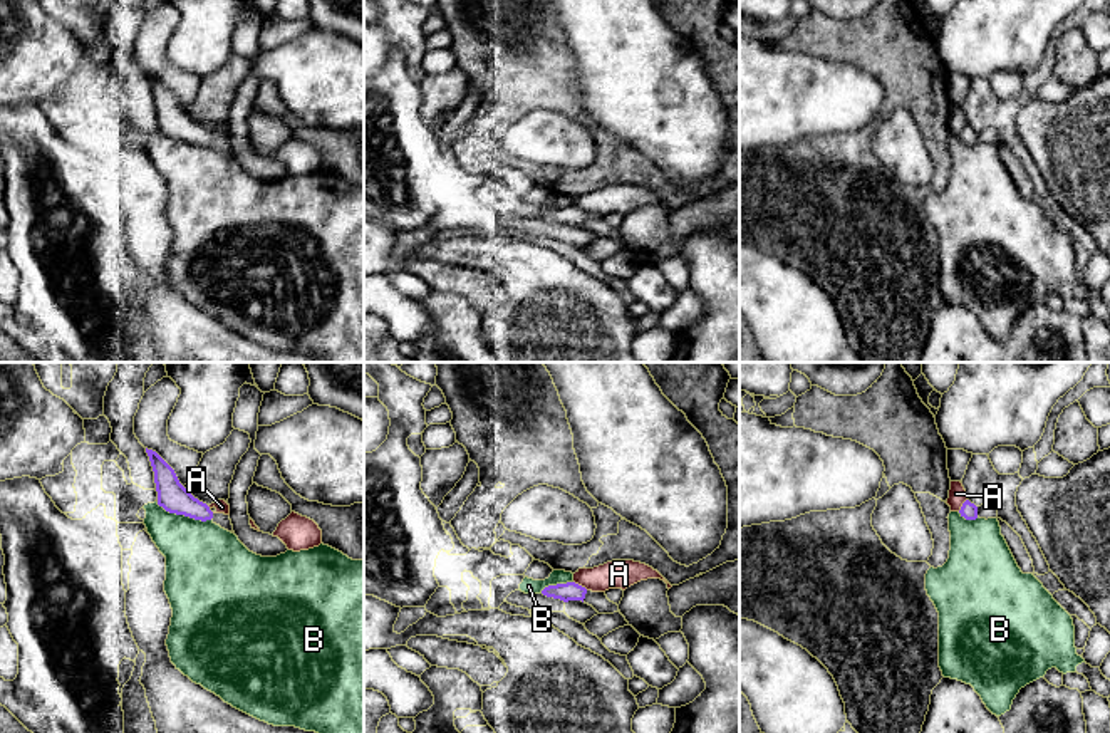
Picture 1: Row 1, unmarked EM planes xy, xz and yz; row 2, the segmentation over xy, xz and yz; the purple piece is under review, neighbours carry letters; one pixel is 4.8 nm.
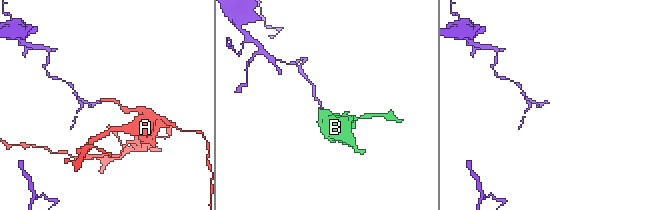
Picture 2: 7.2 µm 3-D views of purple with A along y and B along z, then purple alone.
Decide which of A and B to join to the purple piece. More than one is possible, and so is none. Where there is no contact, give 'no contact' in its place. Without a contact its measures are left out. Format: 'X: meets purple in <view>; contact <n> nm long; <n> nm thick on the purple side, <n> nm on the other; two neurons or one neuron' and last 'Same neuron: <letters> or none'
A: meets purple in xz; contact 80 nm long; 90 nm thick on the purple side, 140 nm on the other; two neurons
B: meets purple in xy; contact 280 nm long; 150 nm thick on the purple side, 360 nm on the other; two neurons
Same neuron: none

